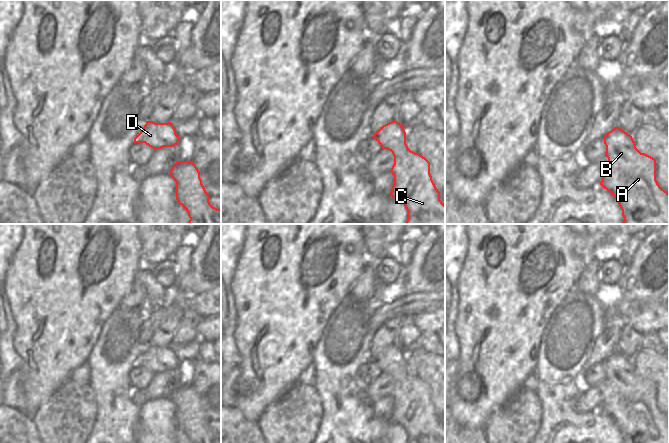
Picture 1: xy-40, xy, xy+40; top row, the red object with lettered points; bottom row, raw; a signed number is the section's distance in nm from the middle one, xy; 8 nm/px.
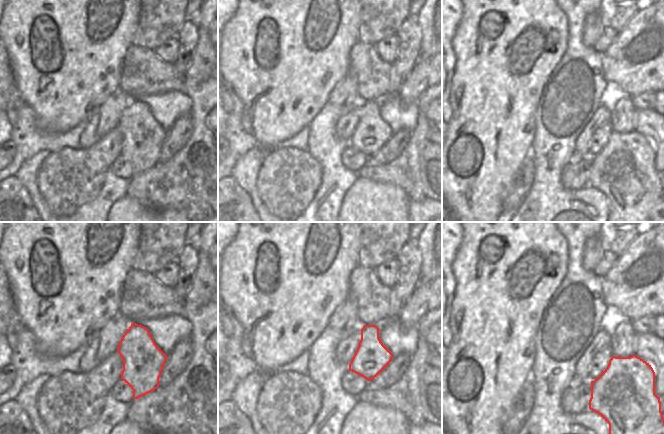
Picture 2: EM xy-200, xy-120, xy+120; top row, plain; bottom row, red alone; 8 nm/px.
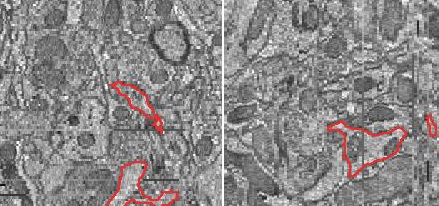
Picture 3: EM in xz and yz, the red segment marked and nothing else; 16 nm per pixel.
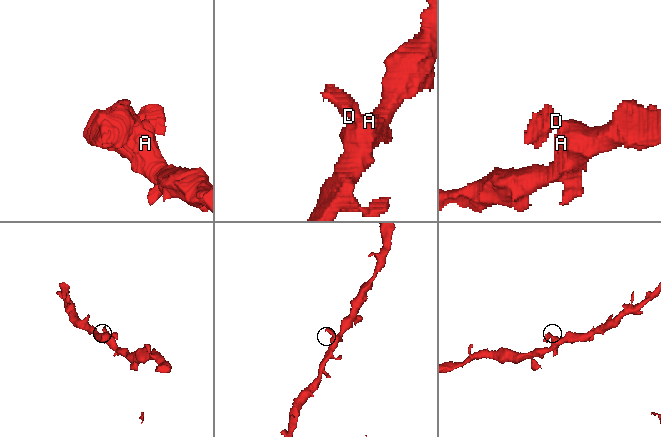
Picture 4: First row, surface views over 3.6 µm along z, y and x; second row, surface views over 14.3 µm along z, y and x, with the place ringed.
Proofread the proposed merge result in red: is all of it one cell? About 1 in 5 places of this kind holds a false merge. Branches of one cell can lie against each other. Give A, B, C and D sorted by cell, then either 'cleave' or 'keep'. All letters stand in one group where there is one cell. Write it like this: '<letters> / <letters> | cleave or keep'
A B C D | keep

